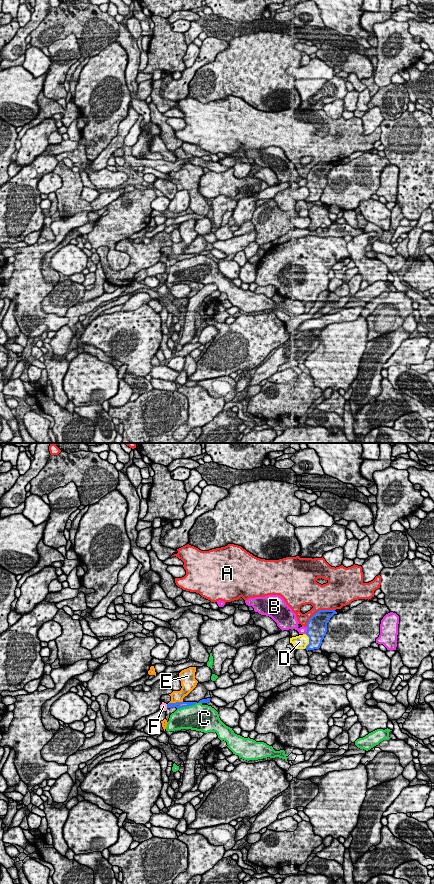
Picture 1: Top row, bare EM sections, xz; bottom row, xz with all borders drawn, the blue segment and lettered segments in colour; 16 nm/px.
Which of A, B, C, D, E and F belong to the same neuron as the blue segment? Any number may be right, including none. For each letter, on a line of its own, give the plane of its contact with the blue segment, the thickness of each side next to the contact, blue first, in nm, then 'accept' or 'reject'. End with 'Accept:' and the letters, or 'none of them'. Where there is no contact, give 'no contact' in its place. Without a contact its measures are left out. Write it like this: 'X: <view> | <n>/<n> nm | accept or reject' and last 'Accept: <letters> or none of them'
A: xz | 320/420 nm | reject
B: xz | 320/160 nm | reject
C: xz | 120/420 nm | reject
D: xz | 320/220 nm | reject
E: xz | 120/190 nm | reject
F: xz | 120/120 nm | reject
Accept: none of them

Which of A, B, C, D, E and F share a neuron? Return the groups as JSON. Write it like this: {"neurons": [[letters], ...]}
{"neurons": [["A"], ["B"], ["C"], ["D"], ["E"], ["F"]]}

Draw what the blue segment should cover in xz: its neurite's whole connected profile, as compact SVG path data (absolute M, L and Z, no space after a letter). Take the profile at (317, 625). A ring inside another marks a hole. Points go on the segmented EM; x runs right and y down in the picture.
M319 610L309 619L306 626L309 637L309 644L305 648L307 651L320 648L327 632L327 623L334 614L337 614L335 610Z

